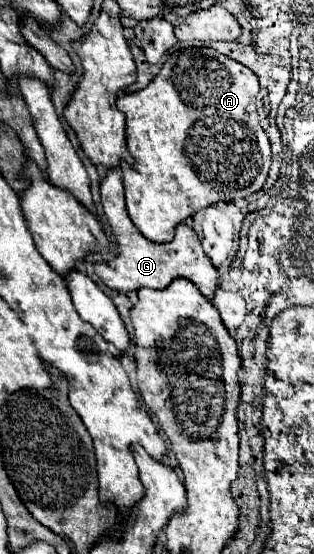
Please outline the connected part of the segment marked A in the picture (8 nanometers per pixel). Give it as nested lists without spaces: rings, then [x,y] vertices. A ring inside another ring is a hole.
[[[187,47],[187,49],[177,49],[173,51],[167,61],[163,63],[161,71],[155,75],[155,79],[141,91],[135,91],[135,93],[127,93],[127,95],[121,95],[117,99],[117,107],[125,113],[125,125],[127,125],[127,147],[129,147],[129,153],[131,157],[135,159],[133,165],[129,165],[127,161],[121,161],[121,171],[123,171],[123,183],[125,183],[125,197],[127,197],[127,211],[129,211],[129,217],[133,221],[133,225],[149,239],[149,241],[155,241],[155,243],[167,243],[173,239],[173,231],[175,231],[175,225],[183,223],[187,217],[195,215],[195,211],[199,209],[205,209],[213,203],[219,203],[219,201],[233,201],[233,199],[239,199],[239,197],[247,197],[255,191],[259,191],[259,185],[257,181],[259,179],[265,179],[261,181],[263,185],[267,183],[267,173],[269,173],[269,167],[271,167],[271,145],[269,145],[269,137],[265,135],[263,127],[259,125],[259,115],[255,113],[255,97],[257,97],[257,75],[253,75],[251,69],[247,69],[245,65],[229,59],[227,55],[221,55],[221,61],[217,59],[215,55],[215,49],[207,49],[207,47]],[[247,183],[255,183],[257,189],[251,189],[251,185]]]

